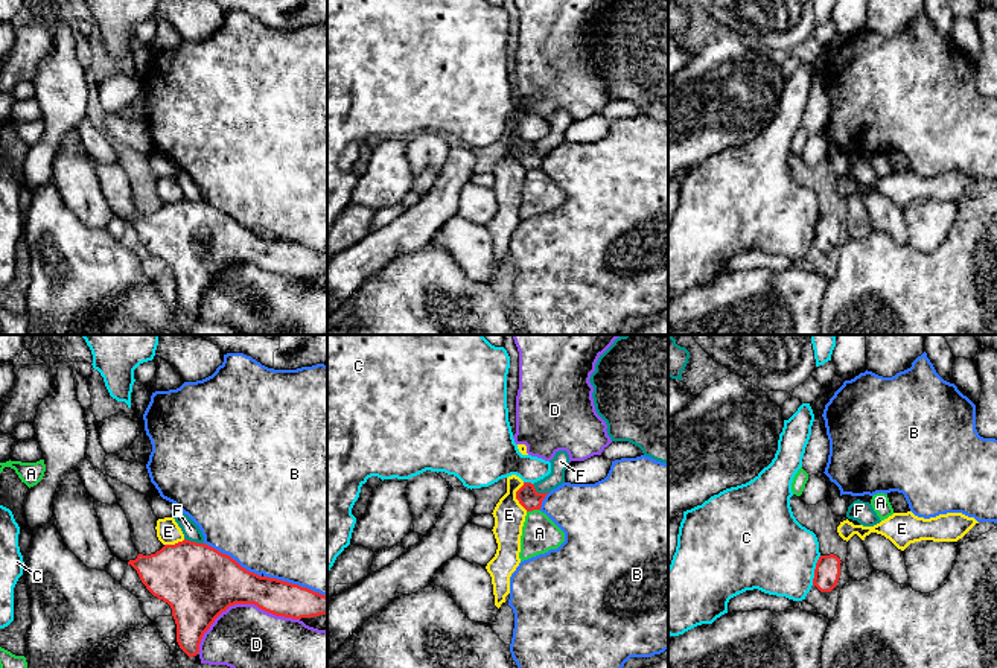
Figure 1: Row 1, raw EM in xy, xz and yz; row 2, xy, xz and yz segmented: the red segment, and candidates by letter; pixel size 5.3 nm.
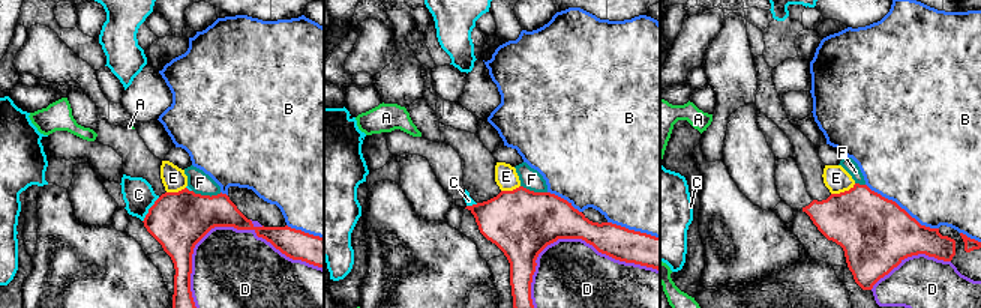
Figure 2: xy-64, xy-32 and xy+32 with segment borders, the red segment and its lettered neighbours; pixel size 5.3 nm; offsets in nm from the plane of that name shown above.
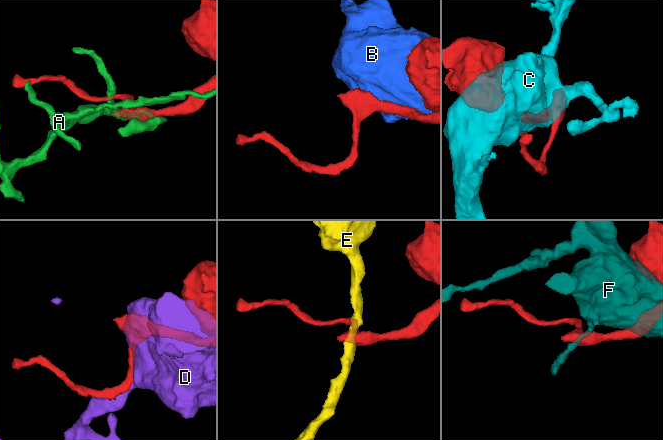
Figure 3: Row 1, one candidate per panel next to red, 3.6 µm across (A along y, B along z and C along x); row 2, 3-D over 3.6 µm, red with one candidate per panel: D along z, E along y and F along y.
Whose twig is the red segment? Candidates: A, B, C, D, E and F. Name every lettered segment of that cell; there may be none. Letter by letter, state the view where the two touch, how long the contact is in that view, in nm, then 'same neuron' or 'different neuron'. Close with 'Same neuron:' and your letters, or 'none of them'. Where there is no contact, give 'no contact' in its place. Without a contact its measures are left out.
A: contact in xz; length 70 nm; different neuron
B: contact in xy; length 360 nm; different neuron
C: contact in yz; length 170 nm; different neuron
D: contact in xy; length 550 nm; different neuron
E: contact in xz; length 150 nm; different neuron
F: contact in xz; length 100 nm; different neuron
Same neuron: none of them

